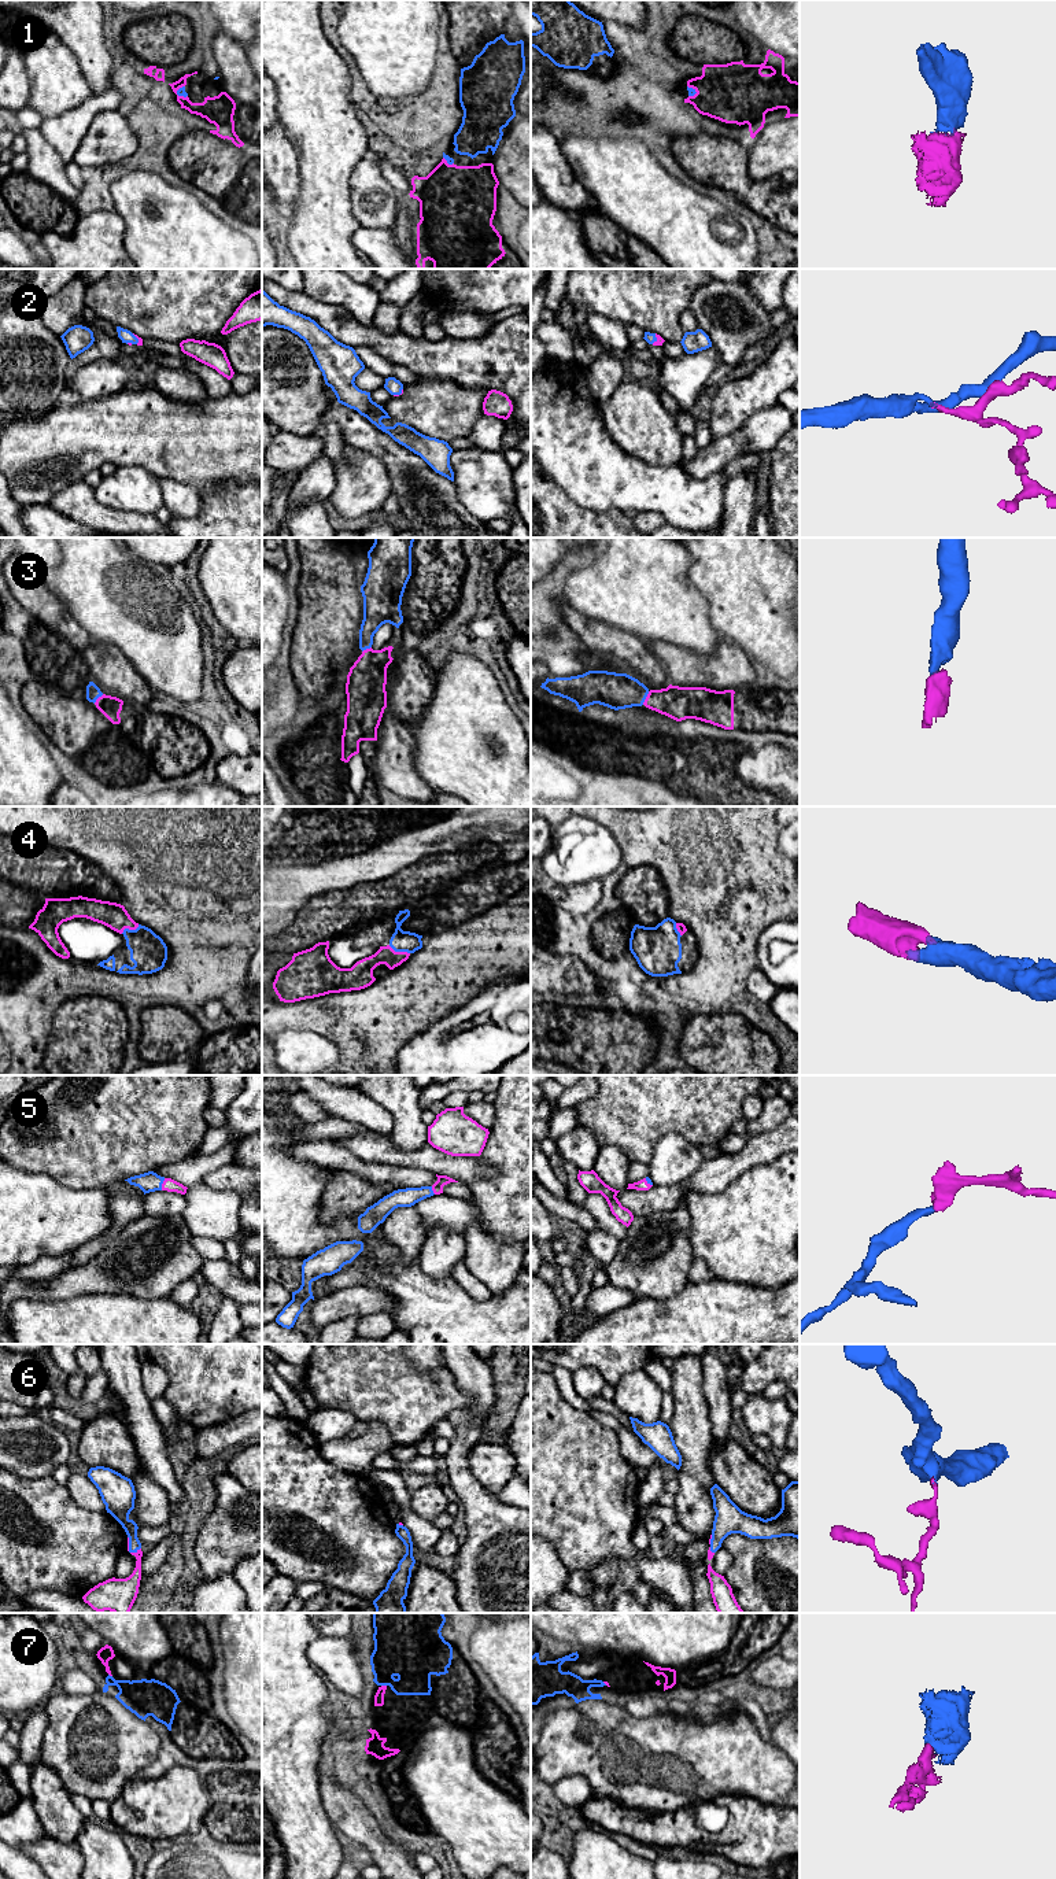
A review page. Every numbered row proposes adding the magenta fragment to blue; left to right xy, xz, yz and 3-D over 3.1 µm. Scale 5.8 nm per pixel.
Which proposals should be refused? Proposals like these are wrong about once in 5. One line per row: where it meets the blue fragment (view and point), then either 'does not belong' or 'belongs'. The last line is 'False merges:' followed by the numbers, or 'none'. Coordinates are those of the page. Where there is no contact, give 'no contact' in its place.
1: xy (177, 93) | belongs
2: yz (656, 339) | belongs
3: yz (645, 698) | belongs
4: xz (399, 951) | belongs
5: xy (162, 1182) | belongs
6: xy (129, 1547) | belongs
7: xz (384, 1684) | belongs
False merges: none

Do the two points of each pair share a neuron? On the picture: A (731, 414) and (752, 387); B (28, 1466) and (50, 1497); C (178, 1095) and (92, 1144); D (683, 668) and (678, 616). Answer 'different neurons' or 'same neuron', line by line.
A: same neuron
B: different neurons
C: same neuron
D: different neurons

